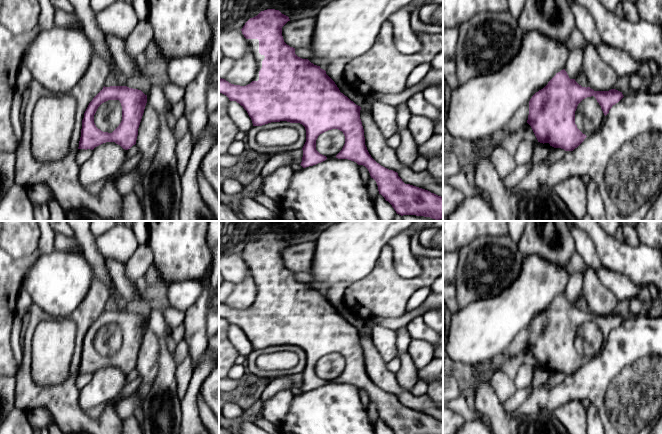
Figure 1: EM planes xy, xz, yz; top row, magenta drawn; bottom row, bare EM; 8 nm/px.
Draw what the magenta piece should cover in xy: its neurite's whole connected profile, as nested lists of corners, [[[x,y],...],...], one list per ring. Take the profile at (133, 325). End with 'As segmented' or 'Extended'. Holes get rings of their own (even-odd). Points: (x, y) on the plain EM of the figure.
[[[104,310],[89,327],[84,337],[78,373],[93,374],[106,366],[115,366],[125,374],[130,373],[136,368],[146,327],[147,319],[141,314],[127,310]]]. Extended

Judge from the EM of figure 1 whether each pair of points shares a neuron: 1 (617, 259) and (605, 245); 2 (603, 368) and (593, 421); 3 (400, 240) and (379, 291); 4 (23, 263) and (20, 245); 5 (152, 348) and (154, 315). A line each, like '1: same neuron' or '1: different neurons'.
1: same neuron
2: different neurons
3: different neurons
4: different neurons
5: different neurons

